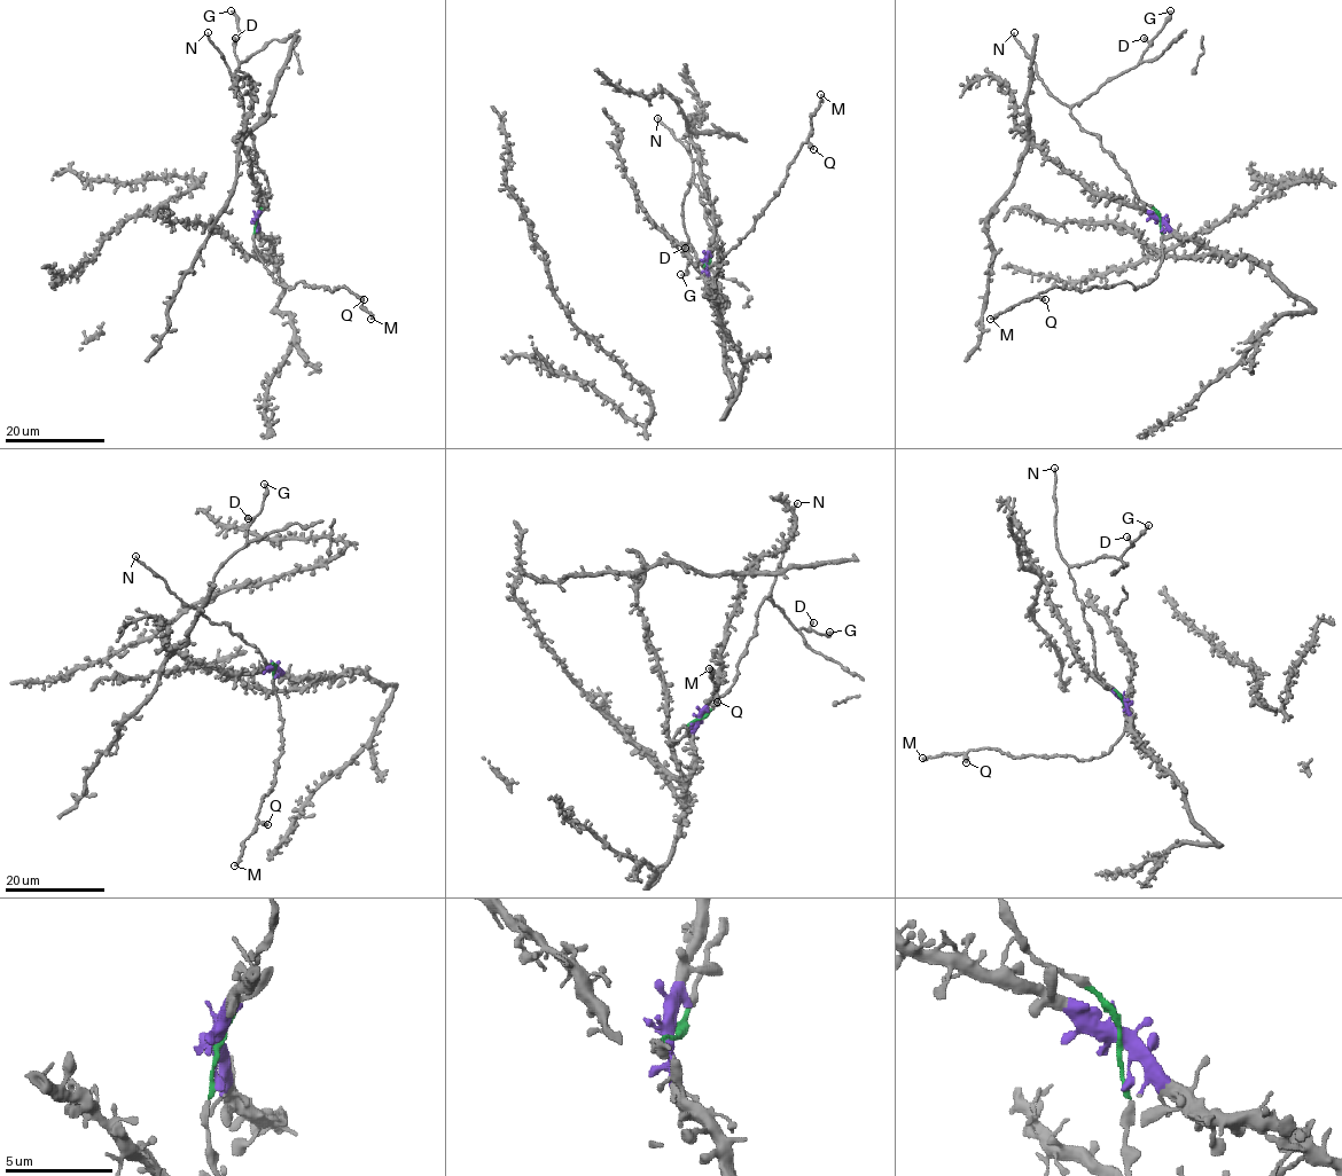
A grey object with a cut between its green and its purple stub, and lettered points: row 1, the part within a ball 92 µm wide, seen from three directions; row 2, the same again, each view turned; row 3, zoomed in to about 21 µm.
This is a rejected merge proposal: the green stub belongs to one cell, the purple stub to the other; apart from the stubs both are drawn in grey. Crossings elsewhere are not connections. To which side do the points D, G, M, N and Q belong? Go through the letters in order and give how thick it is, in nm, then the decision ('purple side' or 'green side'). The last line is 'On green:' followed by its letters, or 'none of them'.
D: 320 nm thick; green side
G: 340 nm thick; green side
M: 280 nm thick; green side
N: 140 nm thick; green side
Q: 460 nm thick; green side
On green: D, G, M, N, Q

